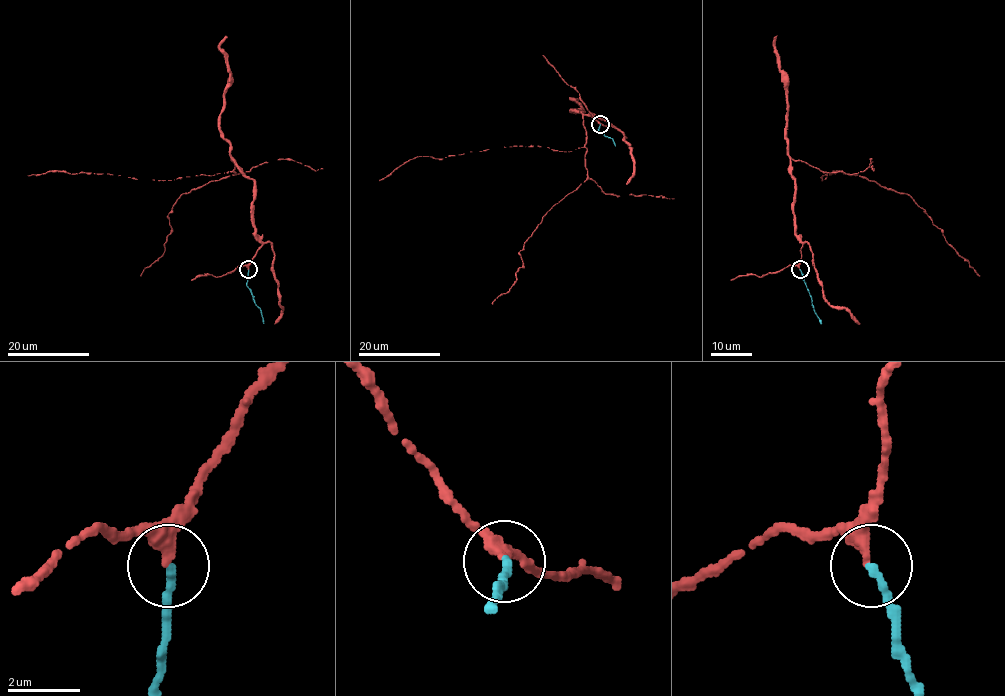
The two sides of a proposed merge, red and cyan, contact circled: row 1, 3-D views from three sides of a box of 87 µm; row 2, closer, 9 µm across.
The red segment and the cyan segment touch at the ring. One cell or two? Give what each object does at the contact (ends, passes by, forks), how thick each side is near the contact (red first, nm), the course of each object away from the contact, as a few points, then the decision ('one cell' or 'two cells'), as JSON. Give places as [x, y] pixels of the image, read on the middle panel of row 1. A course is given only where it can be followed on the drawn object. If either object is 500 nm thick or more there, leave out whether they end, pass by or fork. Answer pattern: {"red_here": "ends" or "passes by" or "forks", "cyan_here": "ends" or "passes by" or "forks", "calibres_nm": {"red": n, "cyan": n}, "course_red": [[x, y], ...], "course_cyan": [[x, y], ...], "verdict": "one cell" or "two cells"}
{"red_here": "passes by", "cyan_here": "ends", "calibres_nm": {"red": 240, "cyan": 280}, "course_red": [[599, 124], [613, 127], [583, 116], [587, 178], [548, 211], [519, 252], [516, 280], [492, 304]], "course_cyan": [[599, 124], [598, 130], [612, 138], [615, 146]], "verdict": "one cell"}

